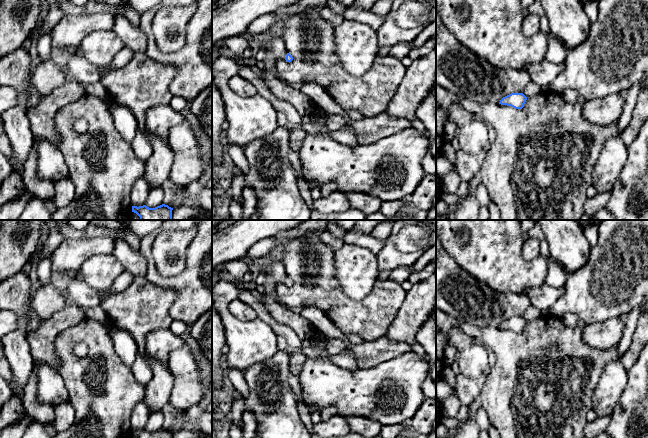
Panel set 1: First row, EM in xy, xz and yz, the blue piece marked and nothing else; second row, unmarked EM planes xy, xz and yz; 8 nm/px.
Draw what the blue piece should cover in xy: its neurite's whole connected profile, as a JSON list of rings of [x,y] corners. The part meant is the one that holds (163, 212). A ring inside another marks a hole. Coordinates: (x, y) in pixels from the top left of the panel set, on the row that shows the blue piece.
[[[162,204],[155,208],[149,208],[146,205],[132,206],[132,212],[136,213],[140,220],[172,220],[173,208]]]

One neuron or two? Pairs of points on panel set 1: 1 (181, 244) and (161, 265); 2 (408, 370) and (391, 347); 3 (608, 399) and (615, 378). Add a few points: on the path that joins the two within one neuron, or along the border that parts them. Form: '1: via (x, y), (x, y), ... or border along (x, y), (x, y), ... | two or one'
1: via (174, 244), (162, 258) | one
2: border along (412, 350), (376, 365) | two
3: via (608, 394), (608, 389), (612, 383) | one

